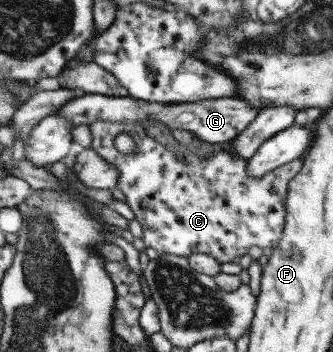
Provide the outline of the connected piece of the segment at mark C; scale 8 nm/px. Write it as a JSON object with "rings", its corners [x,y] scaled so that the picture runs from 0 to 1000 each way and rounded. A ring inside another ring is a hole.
{"rings":[[[297,341],[279,347],[270,364],[279,381],[276,420],[315,457],[339,463],[363,491],[354,537],[378,557],[372,577],[390,588],[429,645],[426,682],[441,705],[465,710],[477,724],[574,730],[583,722],[622,719],[664,747],[715,747],[718,730],[736,724],[754,702],[808,702],[820,710],[841,693],[862,602],[865,523],[904,480],[904,449],[838,469],[790,500],[748,500],[736,489],[739,452],[694,432],[685,409],[622,446],[616,429],[598,440],[550,412],[544,432],[508,426],[514,418],[456,392],[417,347]],[[363,378],[402,395],[408,418],[396,432],[363,435],[345,418],[345,395]]]}

